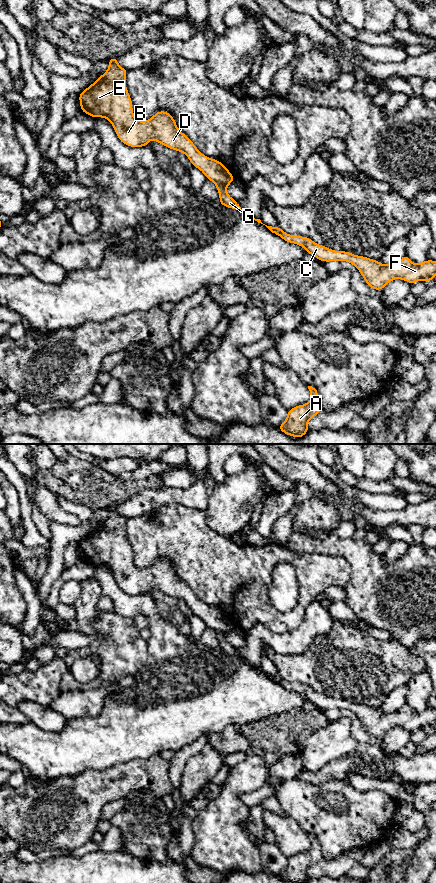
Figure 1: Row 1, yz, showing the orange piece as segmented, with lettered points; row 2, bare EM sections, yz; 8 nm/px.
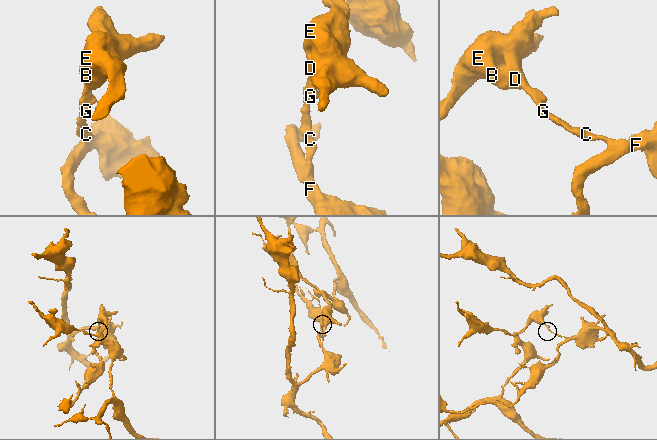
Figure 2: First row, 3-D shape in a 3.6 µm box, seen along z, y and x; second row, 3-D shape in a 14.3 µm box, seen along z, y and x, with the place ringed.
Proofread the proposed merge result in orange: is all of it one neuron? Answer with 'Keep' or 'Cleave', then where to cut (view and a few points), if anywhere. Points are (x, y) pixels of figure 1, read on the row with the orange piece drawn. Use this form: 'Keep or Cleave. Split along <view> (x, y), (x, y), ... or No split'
Cleave. Split along yz (214, 181), (225, 187)

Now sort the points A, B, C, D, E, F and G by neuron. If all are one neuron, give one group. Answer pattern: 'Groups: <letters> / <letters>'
Groups: A C F G / B D E

